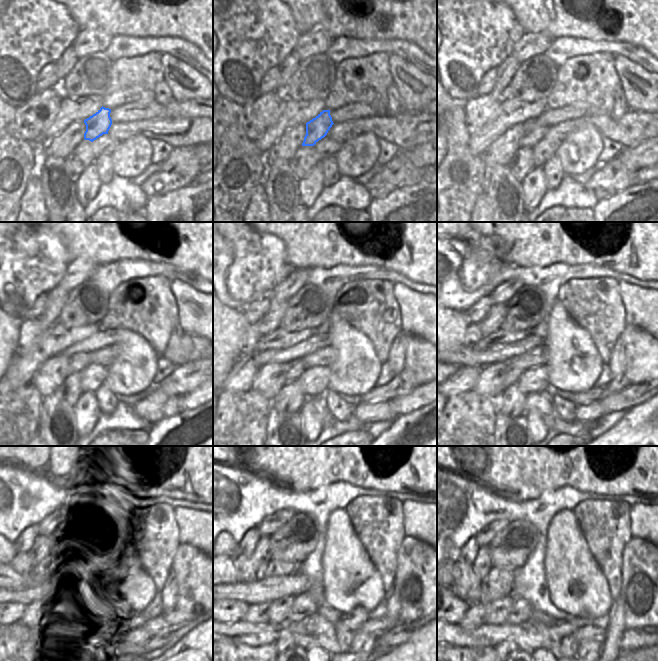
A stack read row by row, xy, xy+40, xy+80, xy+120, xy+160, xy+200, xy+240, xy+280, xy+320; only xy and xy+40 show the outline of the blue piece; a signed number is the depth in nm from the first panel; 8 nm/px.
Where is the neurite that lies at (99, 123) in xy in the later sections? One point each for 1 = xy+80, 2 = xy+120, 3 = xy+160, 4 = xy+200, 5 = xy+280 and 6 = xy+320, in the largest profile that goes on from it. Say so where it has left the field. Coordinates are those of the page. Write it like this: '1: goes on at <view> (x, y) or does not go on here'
1: goes on at xy+80 (533, 133)
2: goes on at xy+120 (79, 361)
3: goes on at xy+160 (296, 368)
4: goes on at xy+200 (513, 373)
5: goes on at xy+280 (279, 609)
6: goes on at xy+320 (498, 610)

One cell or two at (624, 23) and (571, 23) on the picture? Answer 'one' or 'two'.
one

